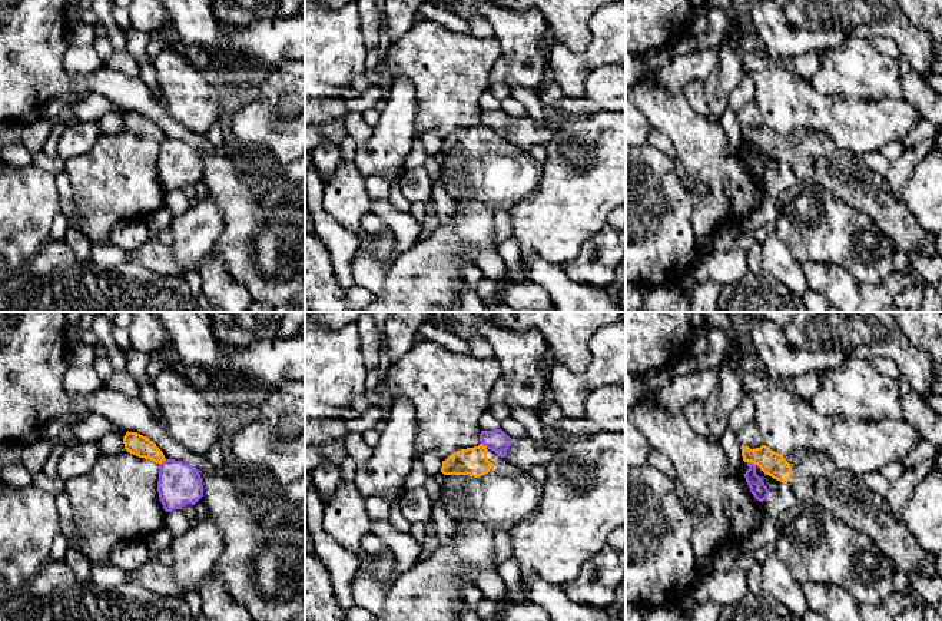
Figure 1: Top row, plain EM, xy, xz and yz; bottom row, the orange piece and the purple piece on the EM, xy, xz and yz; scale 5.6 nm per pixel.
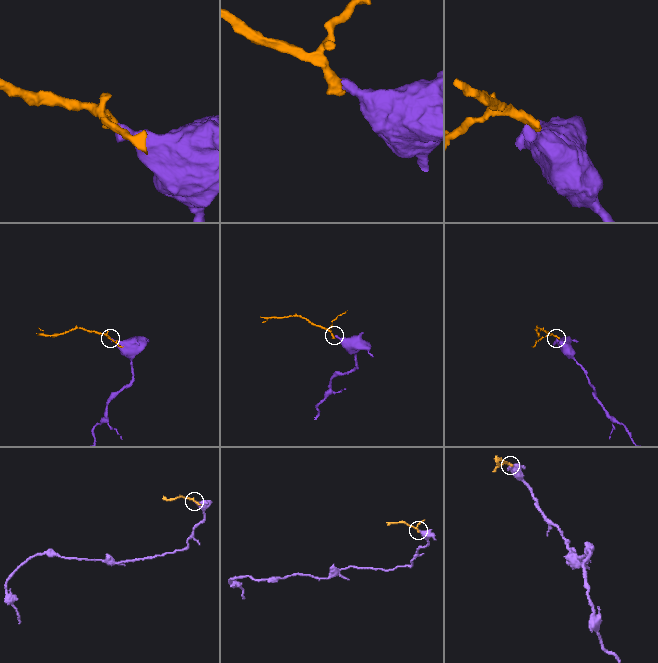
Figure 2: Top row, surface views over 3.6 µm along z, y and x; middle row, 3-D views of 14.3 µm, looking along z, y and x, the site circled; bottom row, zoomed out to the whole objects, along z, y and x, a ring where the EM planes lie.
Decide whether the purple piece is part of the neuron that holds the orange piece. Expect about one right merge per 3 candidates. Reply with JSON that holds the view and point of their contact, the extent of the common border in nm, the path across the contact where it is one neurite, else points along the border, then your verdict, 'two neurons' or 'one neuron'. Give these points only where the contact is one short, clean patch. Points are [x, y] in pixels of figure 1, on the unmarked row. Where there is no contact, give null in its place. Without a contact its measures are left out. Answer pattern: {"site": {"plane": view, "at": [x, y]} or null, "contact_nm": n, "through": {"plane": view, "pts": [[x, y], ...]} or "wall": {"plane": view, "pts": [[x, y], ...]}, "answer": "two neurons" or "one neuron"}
{"site": {"plane": "yz", "at": [752, 142]}, "contact_nm": 50, "wall": {"plane": "yz", "pts": [[748, 140], [755, 145]]}, "answer": "two neurons"}

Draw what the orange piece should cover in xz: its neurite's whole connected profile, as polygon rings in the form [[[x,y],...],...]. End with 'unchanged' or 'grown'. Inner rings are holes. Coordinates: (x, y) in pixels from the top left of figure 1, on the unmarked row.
[[[482,123],[451,133],[441,152],[440,176],[451,199],[478,200],[492,213],[530,196],[543,175],[543,165],[527,150]]]; grown

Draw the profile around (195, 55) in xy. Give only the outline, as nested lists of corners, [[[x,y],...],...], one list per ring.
[[[183,44],[179,49],[195,69],[210,76],[212,67],[215,66],[215,52],[196,44]]]

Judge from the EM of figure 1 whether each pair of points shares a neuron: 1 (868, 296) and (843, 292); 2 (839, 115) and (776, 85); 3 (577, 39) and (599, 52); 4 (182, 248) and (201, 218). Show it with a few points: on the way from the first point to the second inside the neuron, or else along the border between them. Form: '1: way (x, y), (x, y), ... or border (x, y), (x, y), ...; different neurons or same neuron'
1: border (858, 284), (861, 296); different neurons
2: way (823, 113), (809, 102), (792, 100); same neuron
3: border (593, 15), (590, 43), (583, 50), (556, 43); different neurons
4: way (189, 241), (193, 236), (195, 225); same neuron

